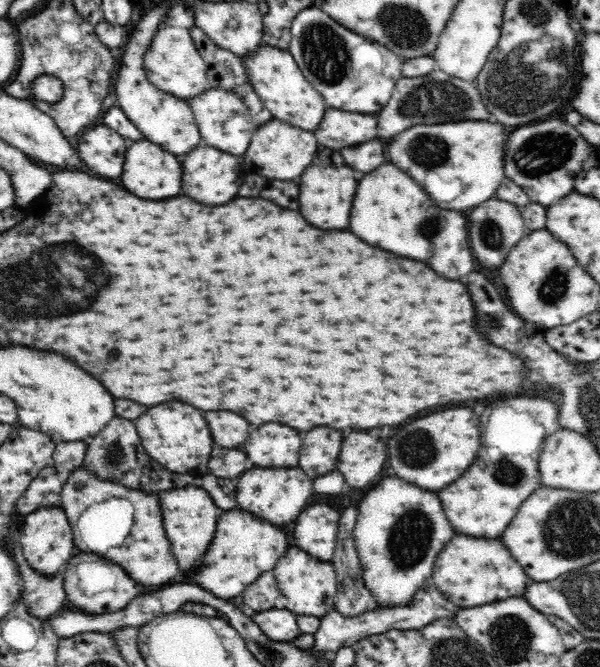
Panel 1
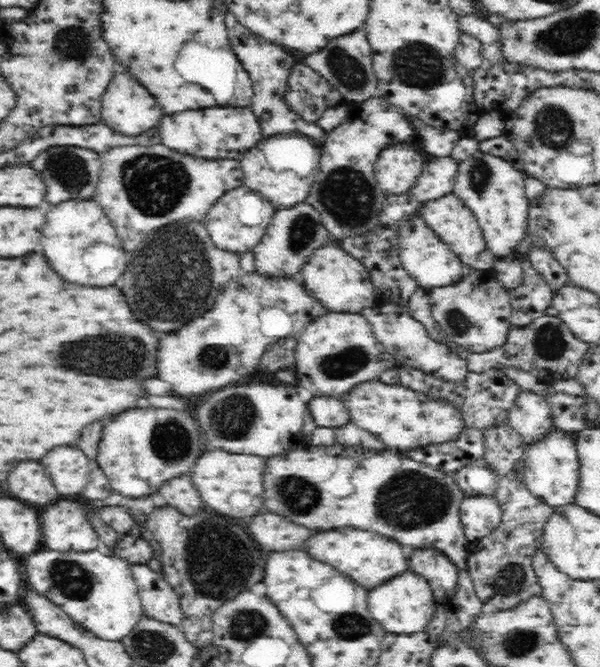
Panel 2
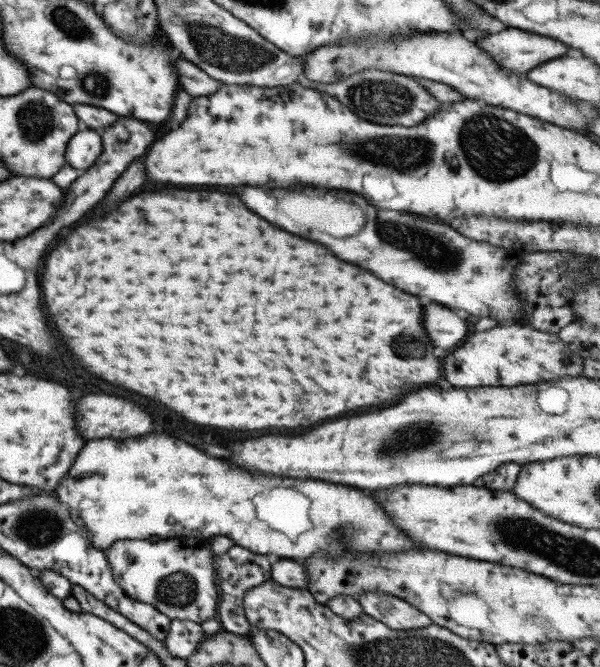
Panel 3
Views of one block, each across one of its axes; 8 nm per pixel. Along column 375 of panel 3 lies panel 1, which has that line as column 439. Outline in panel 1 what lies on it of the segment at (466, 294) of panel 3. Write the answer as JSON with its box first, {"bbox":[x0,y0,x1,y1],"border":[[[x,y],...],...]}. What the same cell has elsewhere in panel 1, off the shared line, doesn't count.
{"bbox":[350,162,474,280],"border":[[[389,162],[358,182],[350,216],[350,232],[370,246],[424,262],[446,280],[460,280],[474,270],[474,258],[464,222],[464,216],[458,212],[434,208],[432,199],[428,198],[422,187]]]}

